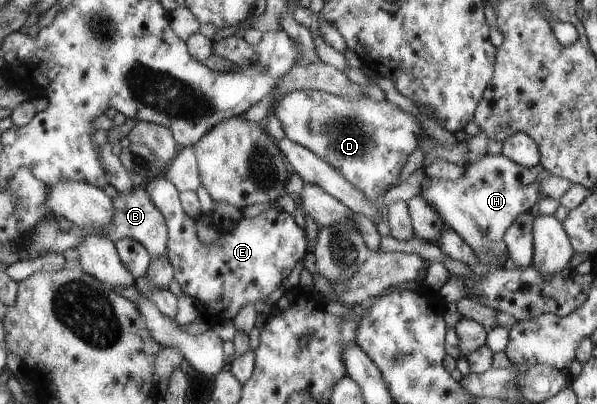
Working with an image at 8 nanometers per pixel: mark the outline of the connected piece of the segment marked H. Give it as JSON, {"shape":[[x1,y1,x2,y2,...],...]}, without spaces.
{"shape":[[485,154,481,160,464,168,463,176,453,181,425,177,417,196,473,250,479,262,492,269,497,262,508,258,504,233,513,220,528,212,535,202,546,199,544,193,540,194,540,181,548,173,539,164,527,168,508,160,503,154]]}

